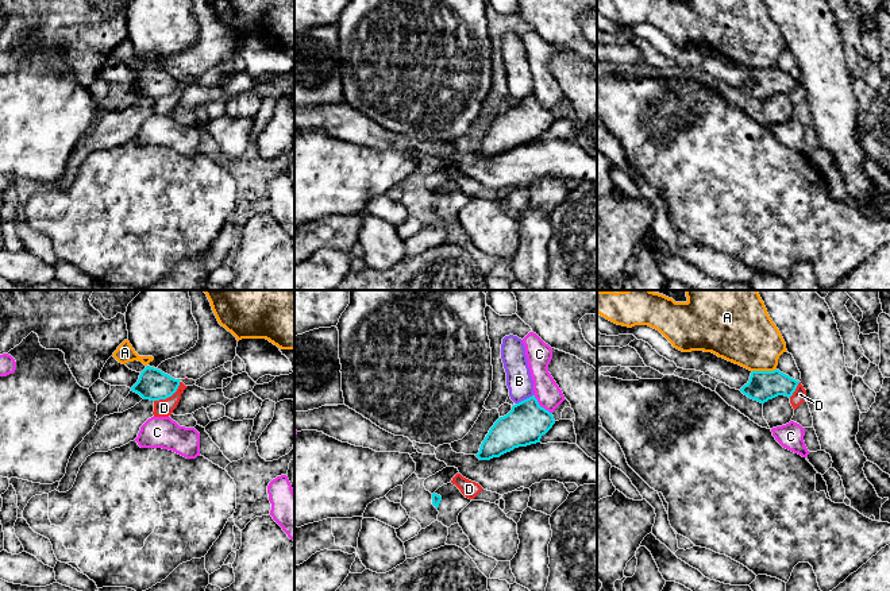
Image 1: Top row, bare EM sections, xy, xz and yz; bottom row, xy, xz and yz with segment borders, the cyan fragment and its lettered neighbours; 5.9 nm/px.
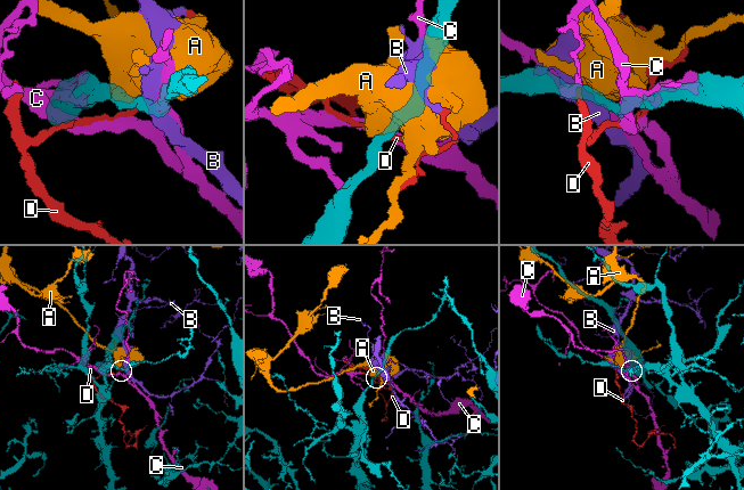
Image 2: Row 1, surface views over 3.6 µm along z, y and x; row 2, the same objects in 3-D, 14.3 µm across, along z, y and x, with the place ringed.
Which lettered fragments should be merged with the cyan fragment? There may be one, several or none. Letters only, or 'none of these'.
none of these

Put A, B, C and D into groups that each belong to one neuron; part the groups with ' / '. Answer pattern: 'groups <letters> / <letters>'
groups A / B / C / D

